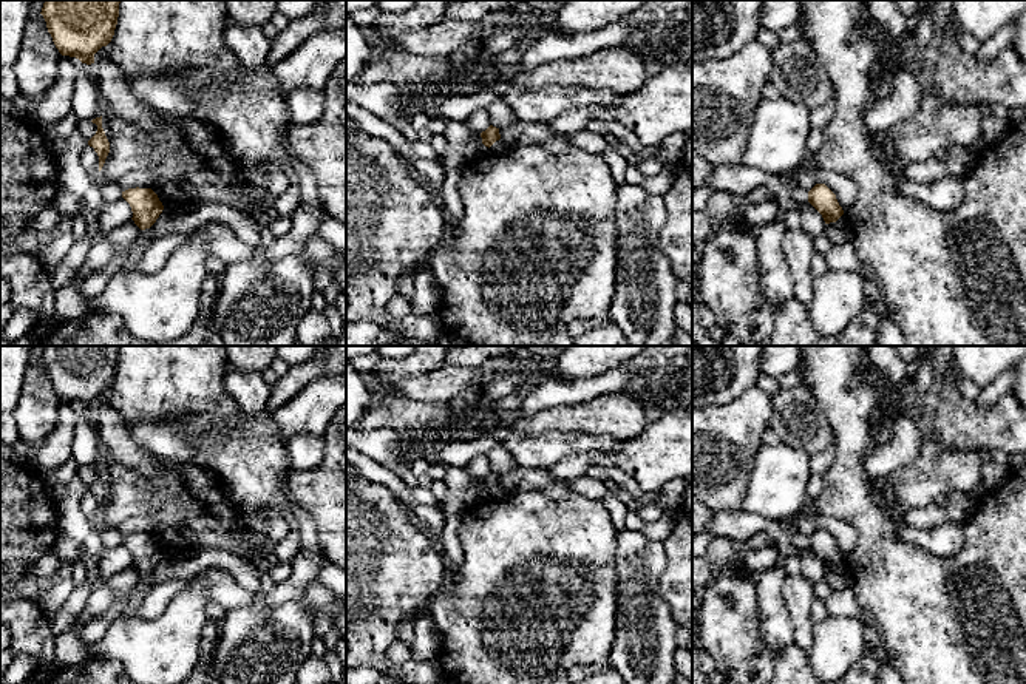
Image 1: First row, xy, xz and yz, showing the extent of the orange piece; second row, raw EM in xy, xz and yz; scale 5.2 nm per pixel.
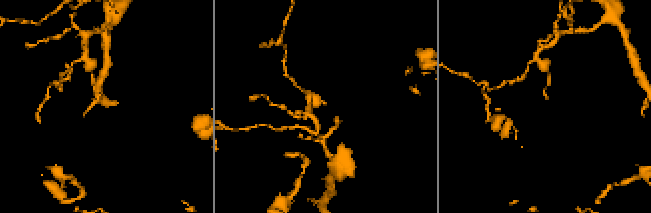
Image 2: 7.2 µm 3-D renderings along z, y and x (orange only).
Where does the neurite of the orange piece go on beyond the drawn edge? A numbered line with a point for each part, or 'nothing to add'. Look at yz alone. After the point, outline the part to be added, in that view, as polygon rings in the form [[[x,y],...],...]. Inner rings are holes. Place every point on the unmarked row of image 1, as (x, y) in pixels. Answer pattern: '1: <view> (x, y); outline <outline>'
nothing to add

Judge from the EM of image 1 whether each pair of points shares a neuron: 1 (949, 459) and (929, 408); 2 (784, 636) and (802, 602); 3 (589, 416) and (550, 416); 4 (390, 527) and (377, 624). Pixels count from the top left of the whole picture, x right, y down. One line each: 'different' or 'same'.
1: different
2: different
3: same
4: same

